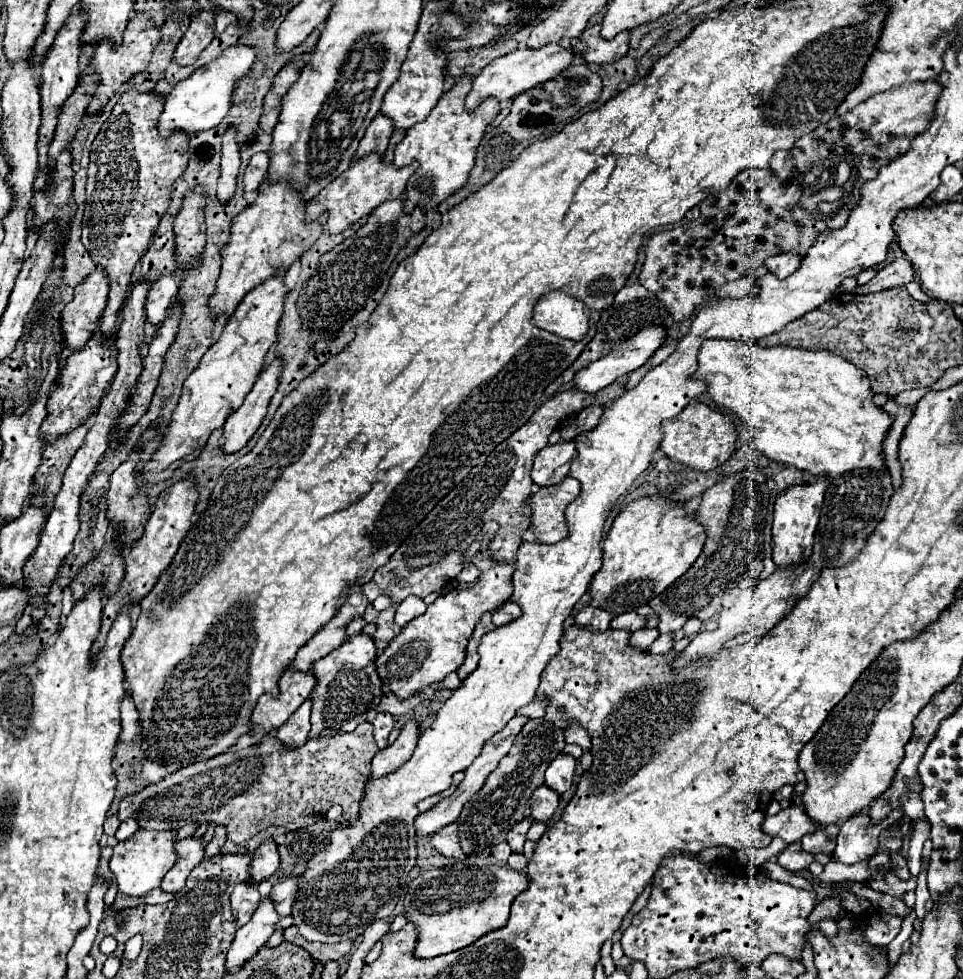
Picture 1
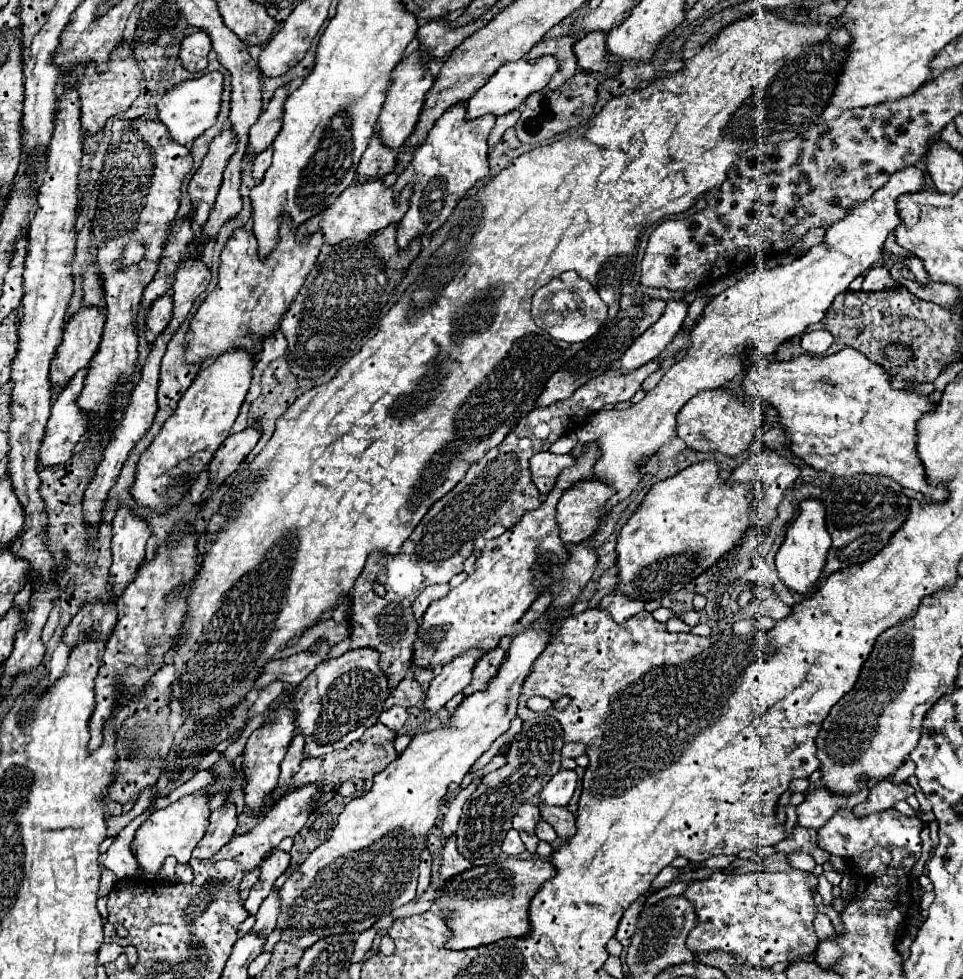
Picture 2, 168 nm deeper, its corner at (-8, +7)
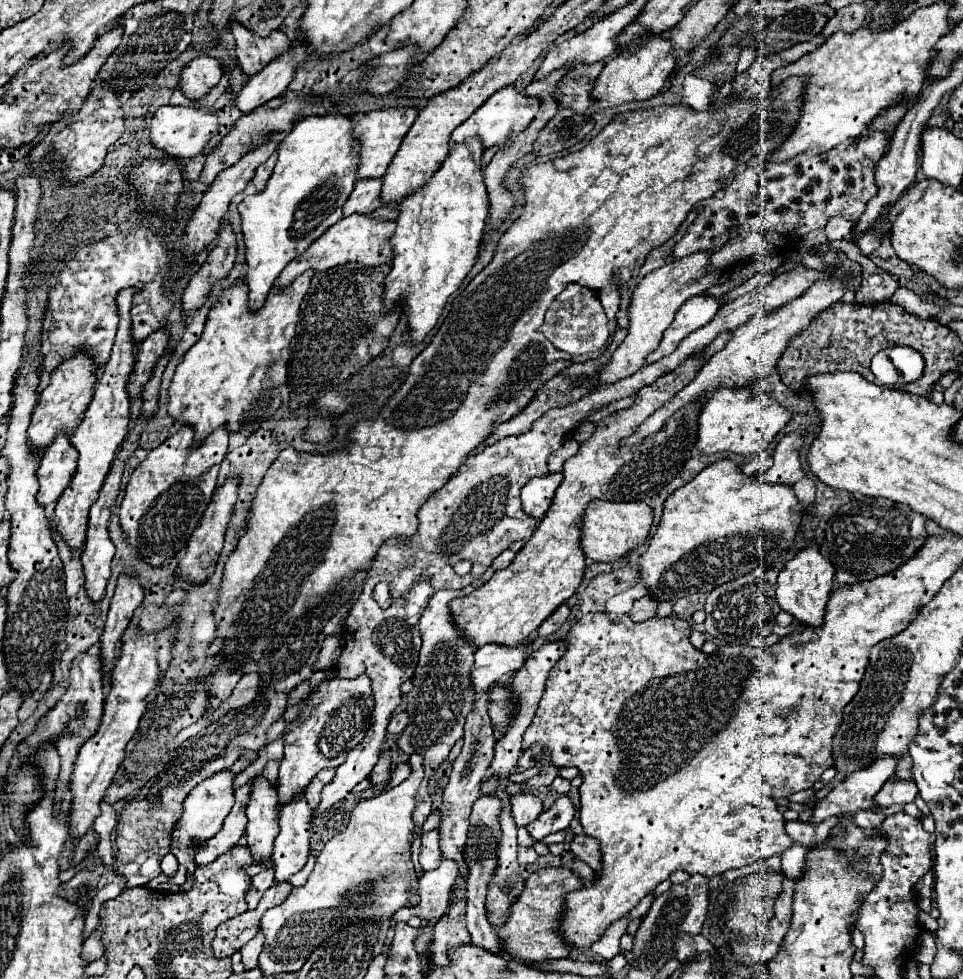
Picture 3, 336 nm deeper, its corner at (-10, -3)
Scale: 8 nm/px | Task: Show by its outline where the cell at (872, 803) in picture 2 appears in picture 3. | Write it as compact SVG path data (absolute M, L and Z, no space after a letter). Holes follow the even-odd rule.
M890 777L884 787L878 791L878 795L874 797L878 807L888 807L888 805L906 805L912 803L918 795L918 787L914 783L914 779L898 779L898 777Z

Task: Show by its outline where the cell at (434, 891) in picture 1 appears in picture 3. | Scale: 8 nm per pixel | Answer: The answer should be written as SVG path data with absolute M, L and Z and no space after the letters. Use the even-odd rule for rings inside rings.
M546 867L536 873L532 873L526 881L526 889L520 895L520 899L512 905L512 913L506 921L506 925L496 927L496 933L500 935L504 943L506 955L514 959L524 961L550 961L550 959L562 959L570 955L570 947L566 947L566 939L558 935L558 919L562 919L564 911L564 899L570 891L582 889L582 879L576 871L564 869L564 867Z

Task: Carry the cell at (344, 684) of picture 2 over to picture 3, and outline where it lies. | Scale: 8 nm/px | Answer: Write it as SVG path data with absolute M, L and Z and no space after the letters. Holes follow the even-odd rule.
M360 675L358 679L326 679L318 691L310 695L304 705L300 719L294 721L294 729L284 739L284 759L280 761L280 777L278 777L278 803L286 803L294 791L306 791L310 781L318 775L318 771L332 767L336 769L346 761L346 755L352 747L356 747L370 727L374 709L374 695L370 689L370 679Z

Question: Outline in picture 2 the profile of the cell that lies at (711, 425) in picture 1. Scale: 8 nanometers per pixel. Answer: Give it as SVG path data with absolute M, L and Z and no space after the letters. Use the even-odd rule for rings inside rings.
M712 389L694 395L676 415L676 431L678 437L694 451L702 453L722 453L726 457L740 455L762 425L762 415L752 407L744 405L734 393L728 389Z

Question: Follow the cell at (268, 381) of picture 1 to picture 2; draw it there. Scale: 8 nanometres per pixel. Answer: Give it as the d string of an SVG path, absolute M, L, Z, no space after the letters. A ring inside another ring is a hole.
M252 421L244 431L232 433L214 453L214 459L208 465L210 471L210 489L216 489L230 473L238 469L244 457L254 449L260 439L260 425Z

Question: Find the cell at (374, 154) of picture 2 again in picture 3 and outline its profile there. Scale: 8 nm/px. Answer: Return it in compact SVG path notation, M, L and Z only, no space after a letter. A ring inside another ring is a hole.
M358 179L354 191L350 193L350 199L346 201L346 215L354 213L372 213L376 211L380 203L380 189L382 181L380 179Z

